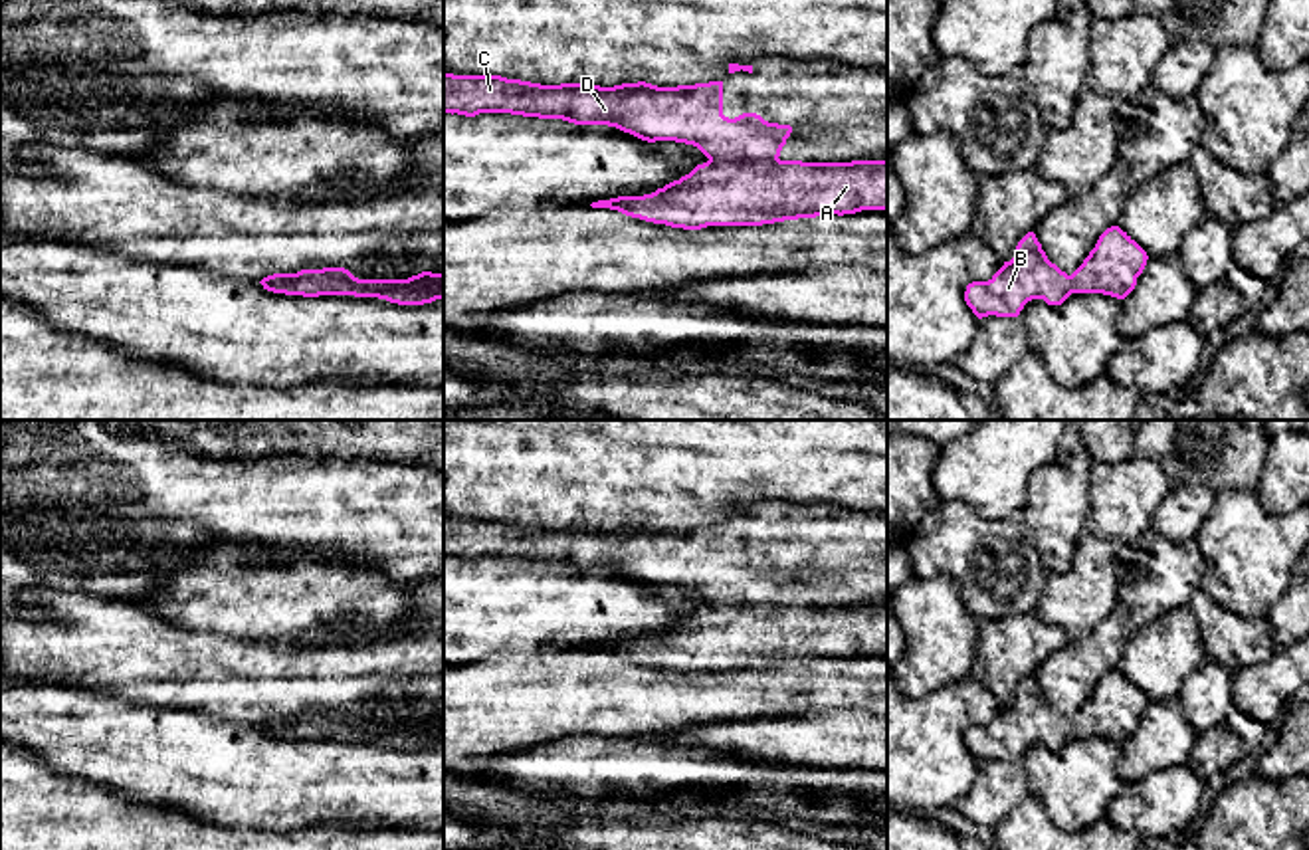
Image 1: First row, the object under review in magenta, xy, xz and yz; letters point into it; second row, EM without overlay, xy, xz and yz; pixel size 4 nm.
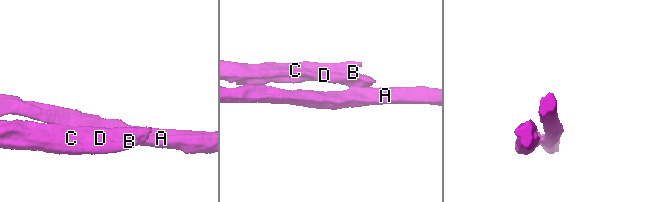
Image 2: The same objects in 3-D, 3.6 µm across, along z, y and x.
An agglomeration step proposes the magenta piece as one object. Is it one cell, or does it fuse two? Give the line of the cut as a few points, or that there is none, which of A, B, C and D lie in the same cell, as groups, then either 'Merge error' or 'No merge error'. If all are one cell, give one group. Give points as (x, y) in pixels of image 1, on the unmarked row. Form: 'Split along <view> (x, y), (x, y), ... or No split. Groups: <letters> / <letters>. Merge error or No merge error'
Split along xz (777, 601), (709, 605). Groups: A / B C D. Merge error

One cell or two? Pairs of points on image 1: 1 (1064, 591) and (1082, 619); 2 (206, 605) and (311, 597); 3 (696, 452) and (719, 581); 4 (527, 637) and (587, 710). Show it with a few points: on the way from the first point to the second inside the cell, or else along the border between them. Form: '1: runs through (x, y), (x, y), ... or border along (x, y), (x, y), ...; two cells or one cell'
1: runs through (1070, 597), (1078, 613); one cell
2: runs through (232, 597), (286, 597); one cell
3: border along (721, 524), (664, 531); two cells
4: border along (587, 650), (500, 652), (494, 658); two cells

